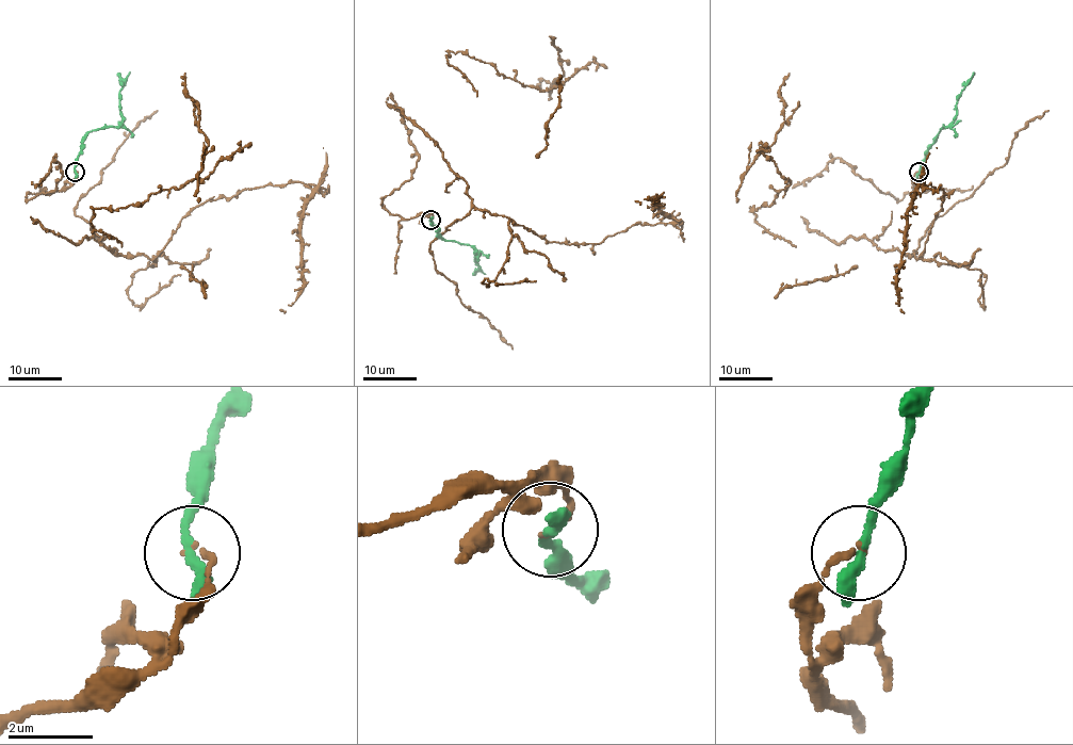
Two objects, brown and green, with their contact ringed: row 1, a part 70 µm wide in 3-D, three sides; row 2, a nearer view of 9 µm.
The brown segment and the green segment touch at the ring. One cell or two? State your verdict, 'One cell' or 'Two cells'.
One cell

